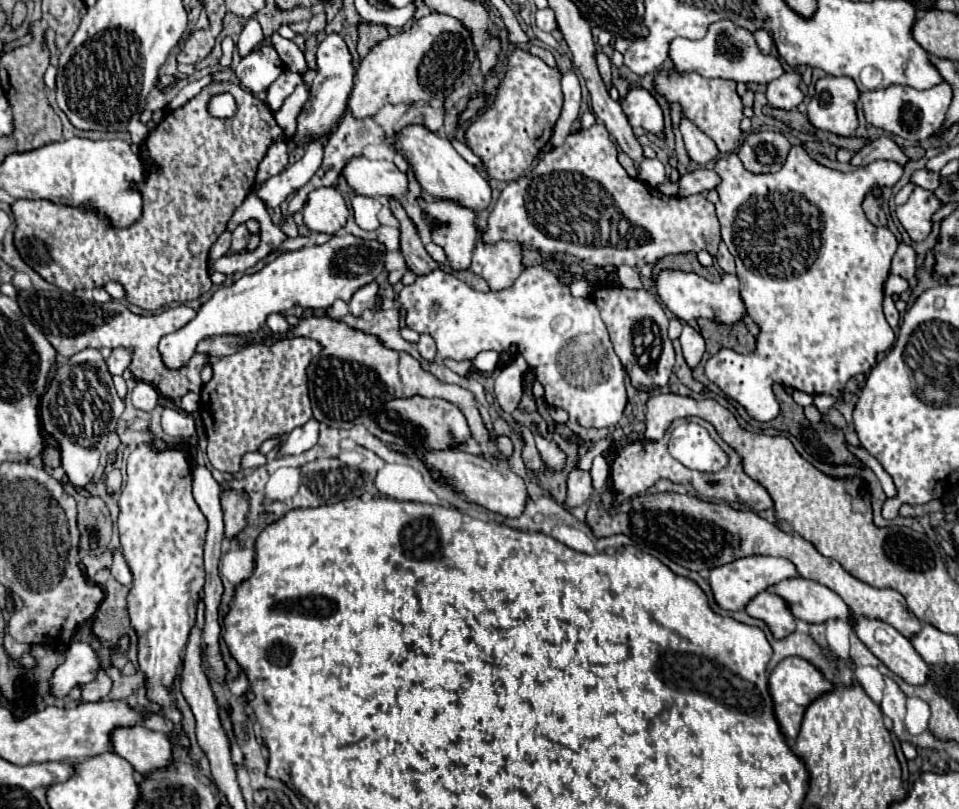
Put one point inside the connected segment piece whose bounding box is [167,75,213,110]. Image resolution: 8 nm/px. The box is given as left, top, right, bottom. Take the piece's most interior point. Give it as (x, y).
(190, 90)

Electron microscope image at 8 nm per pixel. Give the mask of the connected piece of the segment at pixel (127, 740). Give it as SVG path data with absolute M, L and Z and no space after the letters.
M144 724L114 728L110 740L114 752L128 760L140 774L146 774L146 770L162 768L172 758L172 744L168 736L148 730Z

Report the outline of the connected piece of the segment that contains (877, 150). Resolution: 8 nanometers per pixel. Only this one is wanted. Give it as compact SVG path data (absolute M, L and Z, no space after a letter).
M884 136L866 144L862 150L858 150L852 156L854 166L860 166L860 164L866 166L866 164L872 164L876 160L890 160L890 162L896 162L896 164L904 166L908 162L908 156L890 138L884 138Z

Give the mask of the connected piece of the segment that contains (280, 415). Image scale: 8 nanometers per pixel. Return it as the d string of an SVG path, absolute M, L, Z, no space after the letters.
M296 336L296 338L280 338L272 344L250 344L232 356L224 356L214 360L214 376L208 384L202 386L202 402L200 416L208 436L208 460L220 472L236 474L242 468L242 458L248 452L258 452L260 444L274 434L290 434L296 426L306 424L312 418L310 398L308 398L308 376L306 368L310 360L322 352L322 344Z

